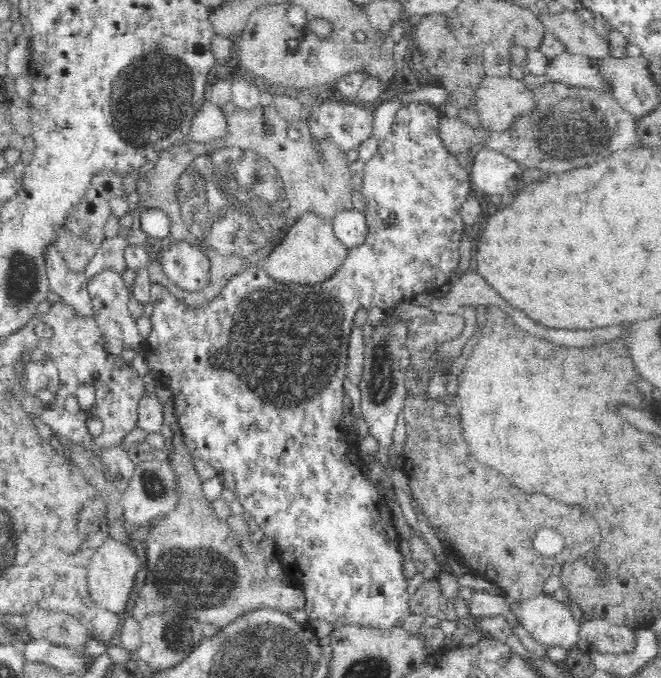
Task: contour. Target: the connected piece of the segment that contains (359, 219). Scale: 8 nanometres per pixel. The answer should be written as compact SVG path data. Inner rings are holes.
M356 208L338 211L332 218L333 231L347 248L360 246L368 234L368 221L365 213Z

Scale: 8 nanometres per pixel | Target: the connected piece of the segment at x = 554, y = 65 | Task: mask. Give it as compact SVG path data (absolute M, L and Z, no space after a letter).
M564 51L547 60L545 74L557 83L565 83L572 87L600 88L605 91L607 85L592 67L591 58L586 55L578 56Z

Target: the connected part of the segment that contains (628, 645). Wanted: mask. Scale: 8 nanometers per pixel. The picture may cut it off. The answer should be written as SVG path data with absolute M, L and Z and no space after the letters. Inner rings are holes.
M600 618L580 624L578 634L577 644L584 652L627 654L635 650L638 642L634 629Z

